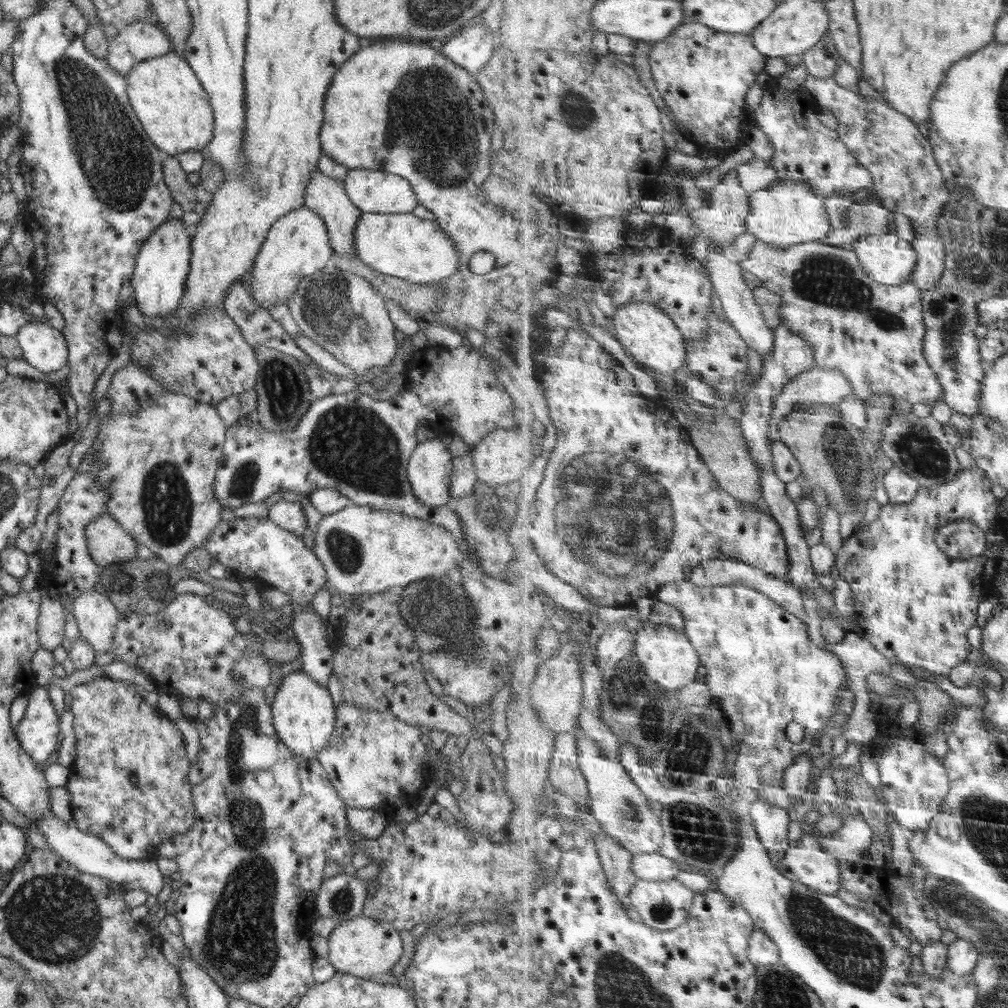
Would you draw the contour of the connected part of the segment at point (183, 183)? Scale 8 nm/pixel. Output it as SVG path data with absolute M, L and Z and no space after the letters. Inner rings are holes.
M170 155L163 162L163 177L172 198L182 206L184 212L190 212L196 206L195 187L188 182L187 172L182 170L177 157Z

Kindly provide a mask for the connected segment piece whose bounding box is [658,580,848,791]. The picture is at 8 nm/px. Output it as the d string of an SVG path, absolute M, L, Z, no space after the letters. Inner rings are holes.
M691 580L671 583L666 587L661 589L658 595L658 599L662 602L672 604L676 608L680 609L680 612L684 615L686 619L686 632L693 641L694 646L701 653L701 659L703 666L708 669L708 674L704 678L712 691L714 691L714 703L717 707L722 710L723 720L717 720L718 726L721 730L727 733L729 740L734 739L733 750L735 750L735 755L732 768L734 770L734 779L736 779L740 784L743 784L756 791L762 790L763 788L770 786L780 786L785 783L786 771L792 766L796 761L798 756L805 754L814 746L818 741L818 737L826 731L828 720L838 712L838 697L842 695L842 689L846 687L846 681L848 681L848 676L846 676L846 670L842 664L842 660L838 658L838 655L818 647L816 642L810 640L810 634L808 634L808 624L802 617L796 616L794 613L790 613L788 609L785 609L781 604L772 600L770 596L766 596L765 593L758 592L757 589L751 588L746 584L732 584L732 585L721 585L718 587L706 587L695 584ZM792 722L798 722L803 727L805 727L805 738L800 744L795 744L790 740L788 736L788 726Z

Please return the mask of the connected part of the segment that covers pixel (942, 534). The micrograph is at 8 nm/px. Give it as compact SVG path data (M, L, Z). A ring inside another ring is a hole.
M973 520L954 521L938 530L936 545L948 556L965 561L983 555L988 548L987 534Z

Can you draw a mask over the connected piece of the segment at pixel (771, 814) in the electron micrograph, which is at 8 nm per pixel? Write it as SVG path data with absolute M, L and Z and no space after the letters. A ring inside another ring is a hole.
M758 799L751 810L751 816L757 825L757 832L769 856L776 863L785 860L790 849L788 834L792 828L790 809L773 806Z

